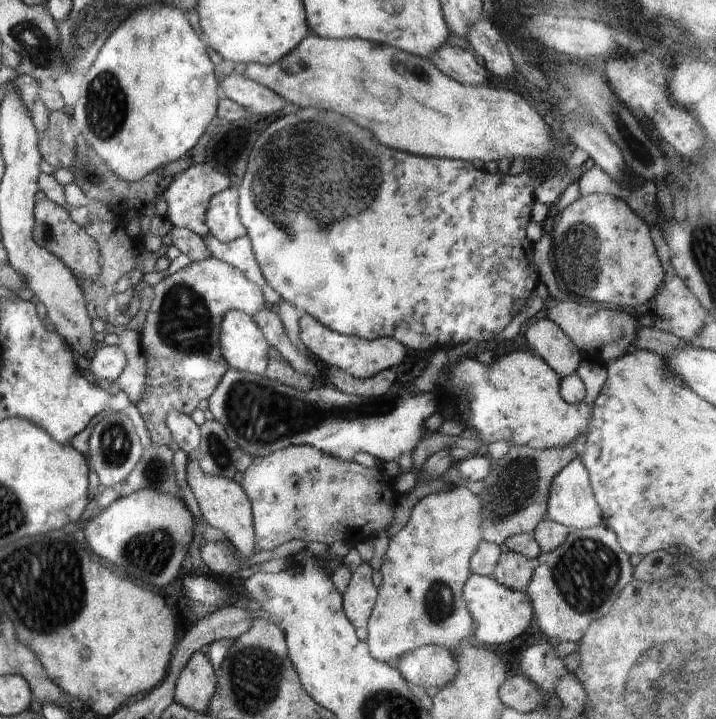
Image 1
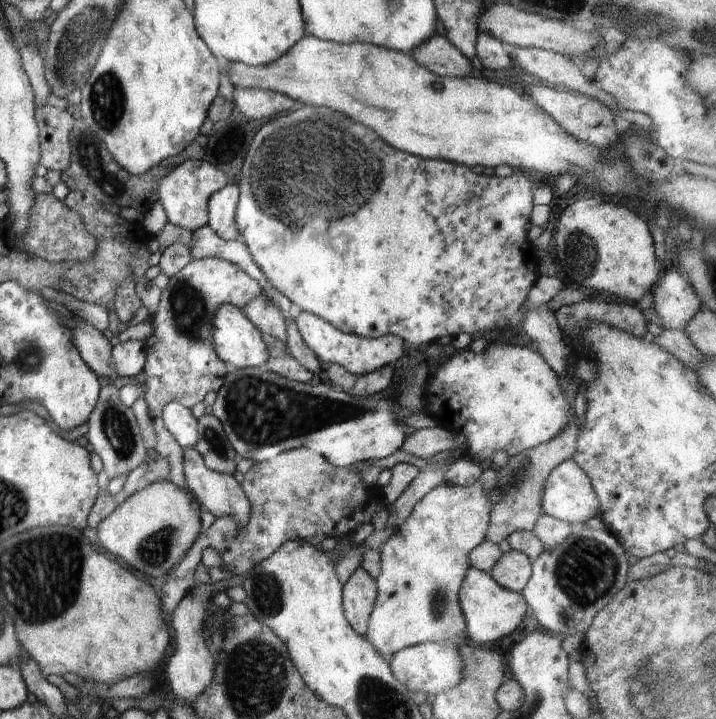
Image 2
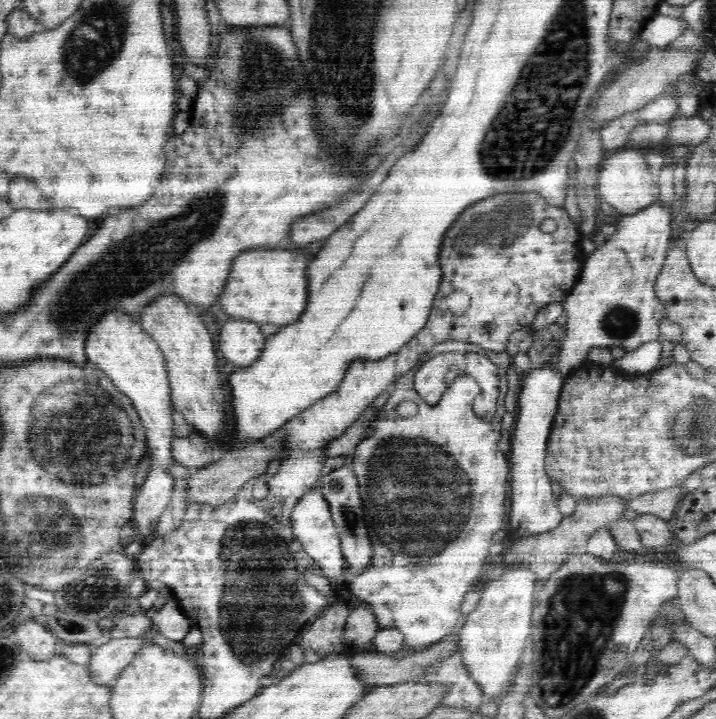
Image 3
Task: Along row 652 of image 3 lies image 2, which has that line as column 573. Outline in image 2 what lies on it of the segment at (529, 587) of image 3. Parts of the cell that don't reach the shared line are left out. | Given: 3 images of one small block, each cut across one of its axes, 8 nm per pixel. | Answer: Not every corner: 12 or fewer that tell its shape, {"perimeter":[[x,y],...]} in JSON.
{"perimeter":[[563,460],[547,476],[541,512],[585,524],[599,500],[583,468]]}

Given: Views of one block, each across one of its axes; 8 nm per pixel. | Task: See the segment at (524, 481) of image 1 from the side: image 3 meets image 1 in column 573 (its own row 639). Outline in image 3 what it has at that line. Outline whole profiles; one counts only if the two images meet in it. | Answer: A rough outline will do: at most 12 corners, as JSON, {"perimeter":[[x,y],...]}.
{"perimeter":[[449,635],[424,651],[397,659],[384,653],[350,654],[364,684],[384,686],[422,678],[434,662],[459,650]]}

